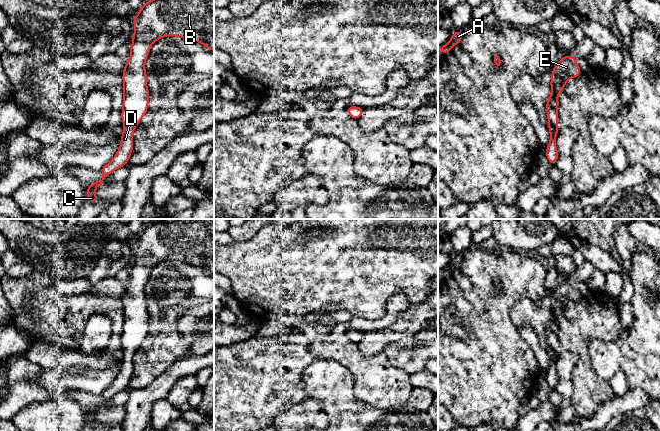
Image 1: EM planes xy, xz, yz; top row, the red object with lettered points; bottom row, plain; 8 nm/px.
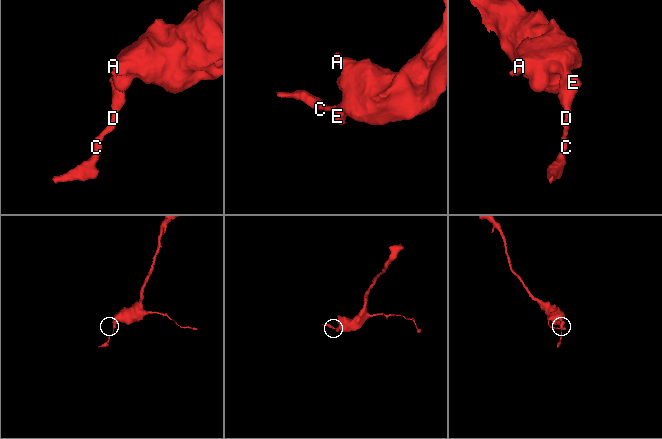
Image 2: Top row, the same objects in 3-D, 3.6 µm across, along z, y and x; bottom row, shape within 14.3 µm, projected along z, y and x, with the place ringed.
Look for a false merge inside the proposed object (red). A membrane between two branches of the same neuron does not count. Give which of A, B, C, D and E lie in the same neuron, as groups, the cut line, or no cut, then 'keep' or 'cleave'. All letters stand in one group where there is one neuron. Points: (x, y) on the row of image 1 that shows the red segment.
groups A B C D E; cut none; keep

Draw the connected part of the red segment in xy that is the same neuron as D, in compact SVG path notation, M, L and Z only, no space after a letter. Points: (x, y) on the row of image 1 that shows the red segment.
M150 0L143 3L137 15L132 18L135 31L132 35L130 59L126 62L123 80L123 105L121 119L123 133L120 147L113 159L101 168L102 179L86 187L86 200L99 201L95 190L103 183L103 179L116 169L126 166L133 151L133 132L148 111L149 89L147 87L147 73L145 63L153 43L165 36L176 36L201 43L214 51L214 0Z

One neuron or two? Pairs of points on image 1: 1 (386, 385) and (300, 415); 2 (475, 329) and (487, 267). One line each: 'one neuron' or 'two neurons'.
1: two neurons
2: one neuron

